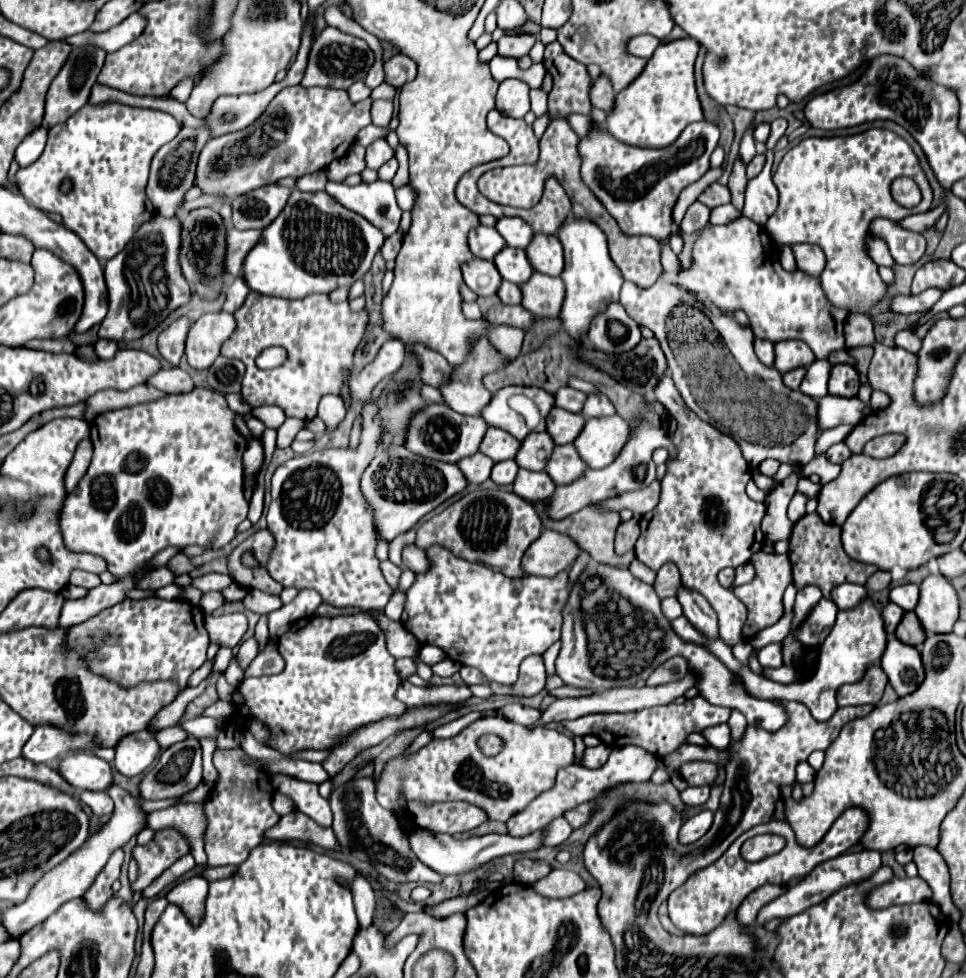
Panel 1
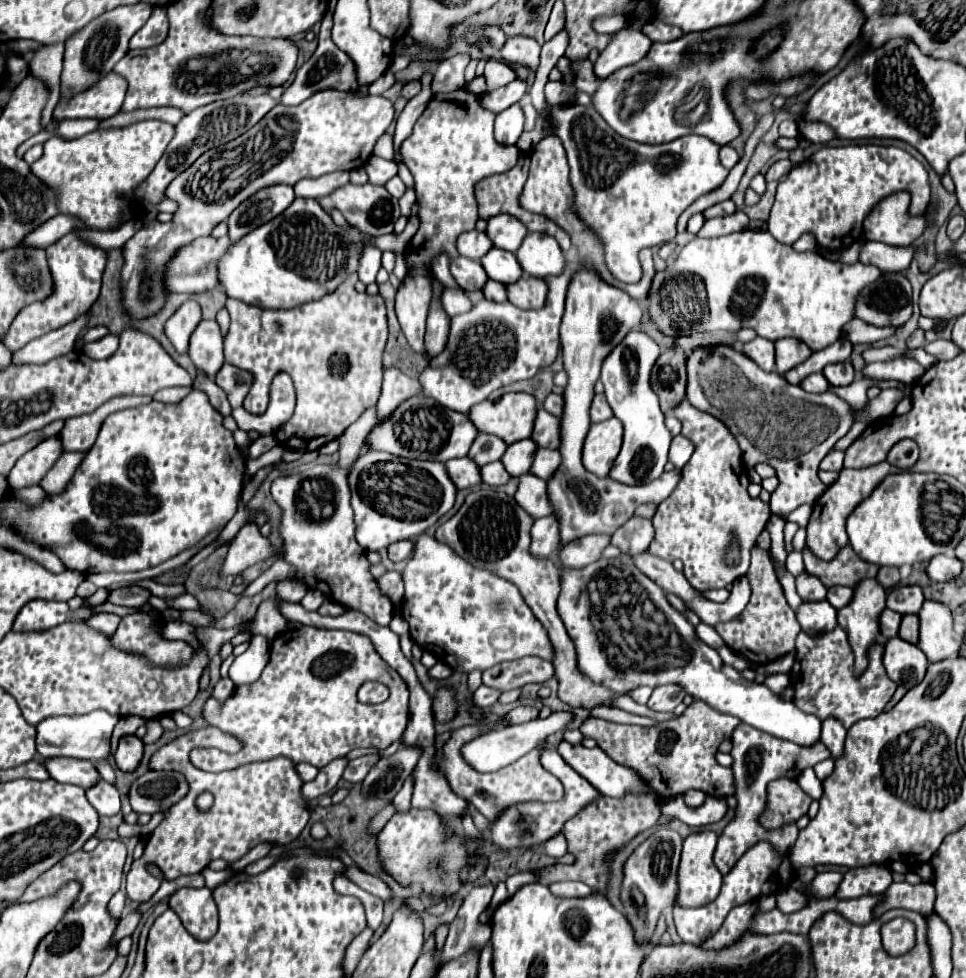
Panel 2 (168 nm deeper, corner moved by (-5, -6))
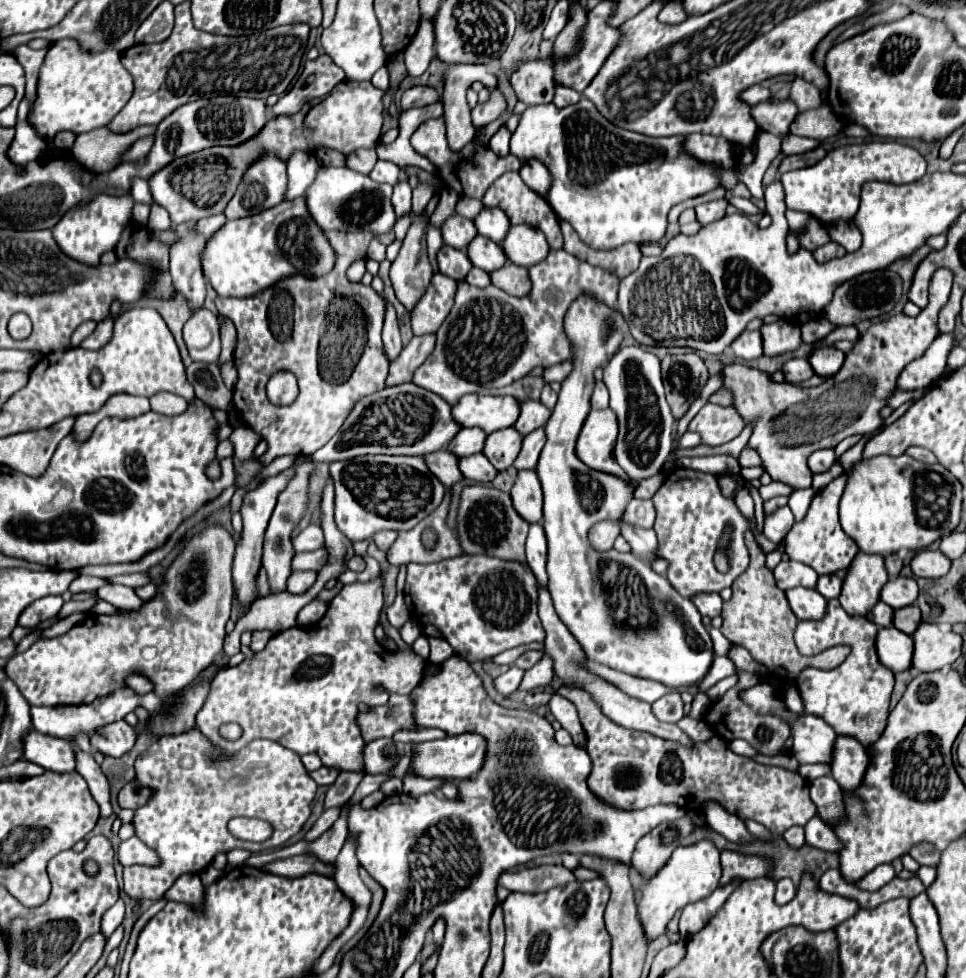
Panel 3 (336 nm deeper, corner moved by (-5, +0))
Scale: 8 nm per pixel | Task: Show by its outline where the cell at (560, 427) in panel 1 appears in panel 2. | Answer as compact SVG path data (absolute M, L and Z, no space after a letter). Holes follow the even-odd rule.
M538 408L532 440L538 446L546 446L546 448L556 448L558 450L560 448L560 436L562 436L560 434L560 418L552 416L544 408Z

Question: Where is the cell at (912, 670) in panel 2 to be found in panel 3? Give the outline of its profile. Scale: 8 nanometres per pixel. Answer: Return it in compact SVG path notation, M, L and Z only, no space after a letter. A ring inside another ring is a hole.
M894 626L880 628L876 634L876 652L886 668L892 672L902 672L910 670L914 644L908 634L896 630Z

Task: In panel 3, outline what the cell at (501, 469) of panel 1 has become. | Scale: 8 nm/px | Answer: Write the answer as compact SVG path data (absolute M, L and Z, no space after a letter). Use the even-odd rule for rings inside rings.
M474 454L474 456L464 456L458 458L458 468L462 470L462 476L474 482L492 482L494 476L498 474L498 470L488 462L488 458L484 454Z

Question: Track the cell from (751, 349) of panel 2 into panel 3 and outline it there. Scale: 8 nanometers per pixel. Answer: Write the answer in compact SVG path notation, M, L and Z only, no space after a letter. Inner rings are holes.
M744 330L734 342L732 342L732 352L736 358L742 360L754 360L762 356L762 336L758 330Z

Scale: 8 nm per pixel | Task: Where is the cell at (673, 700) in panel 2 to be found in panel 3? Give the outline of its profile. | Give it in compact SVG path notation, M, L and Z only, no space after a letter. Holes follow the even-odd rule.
M668 694L660 698L658 702L652 704L652 712L660 722L670 722L676 724L678 720L684 718L684 704L680 700L680 694Z

